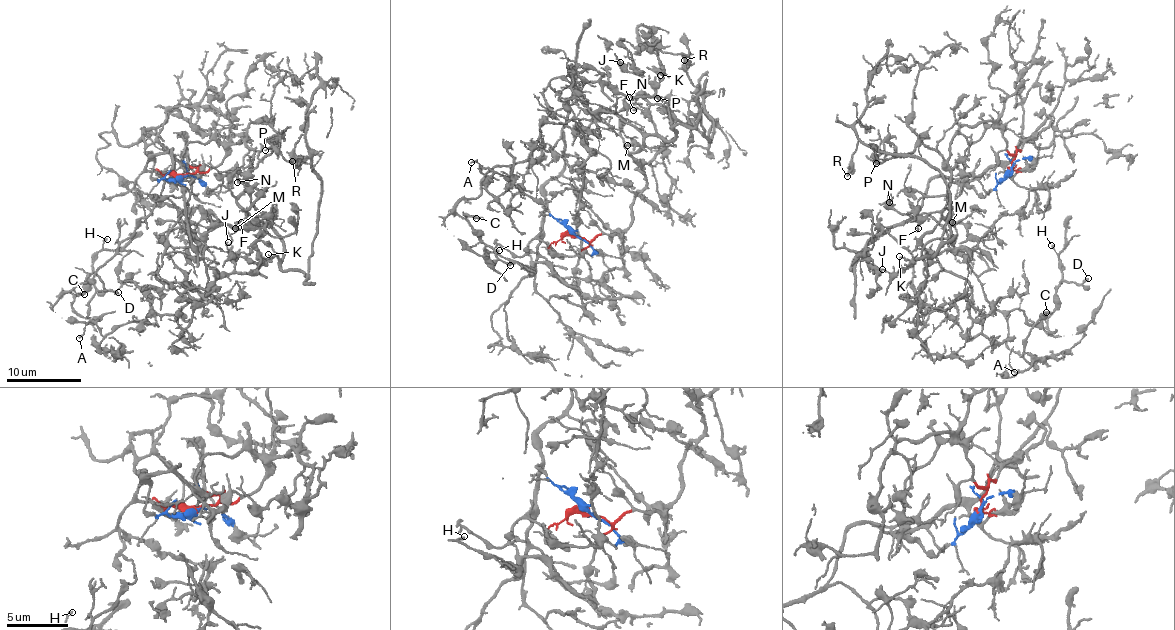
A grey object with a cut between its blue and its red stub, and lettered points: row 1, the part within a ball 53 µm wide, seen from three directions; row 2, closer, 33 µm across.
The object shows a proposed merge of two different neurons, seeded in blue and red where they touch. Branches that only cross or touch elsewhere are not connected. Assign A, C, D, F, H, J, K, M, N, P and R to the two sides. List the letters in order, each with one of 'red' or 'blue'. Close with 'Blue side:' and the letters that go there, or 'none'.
A: blue
C: blue
D: blue
F: red
H: blue
J: red
K: red
M: red
N: red
P: red
R: red
Blue side: A, C, D, H

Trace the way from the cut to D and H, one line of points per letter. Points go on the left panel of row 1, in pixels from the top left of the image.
D: (182, 177), (152, 177), (152, 155), (173, 149), (150, 211), (94, 279), (64, 293), (94, 273), (118, 291)
H: (182, 177), (152, 177), (152, 155), (173, 149), (150, 211), (94, 279), (64, 293), (81, 291), (107, 239)

